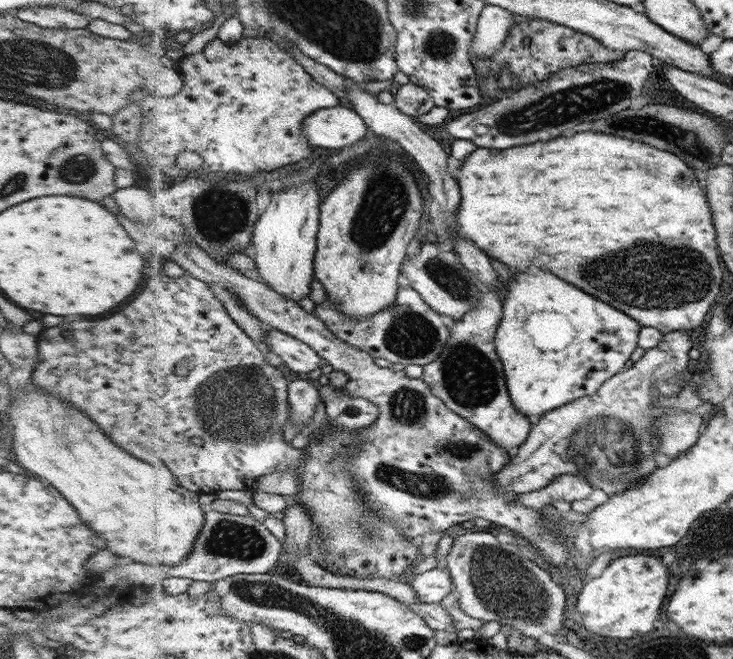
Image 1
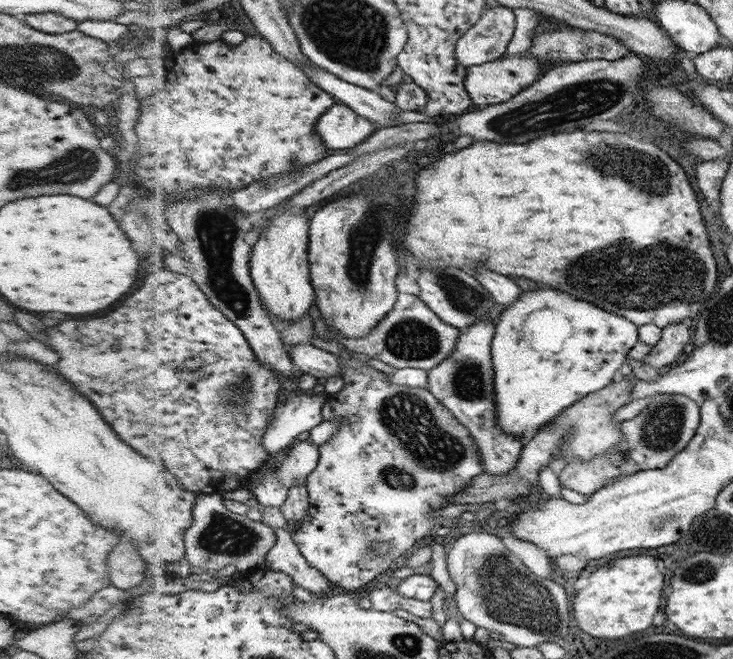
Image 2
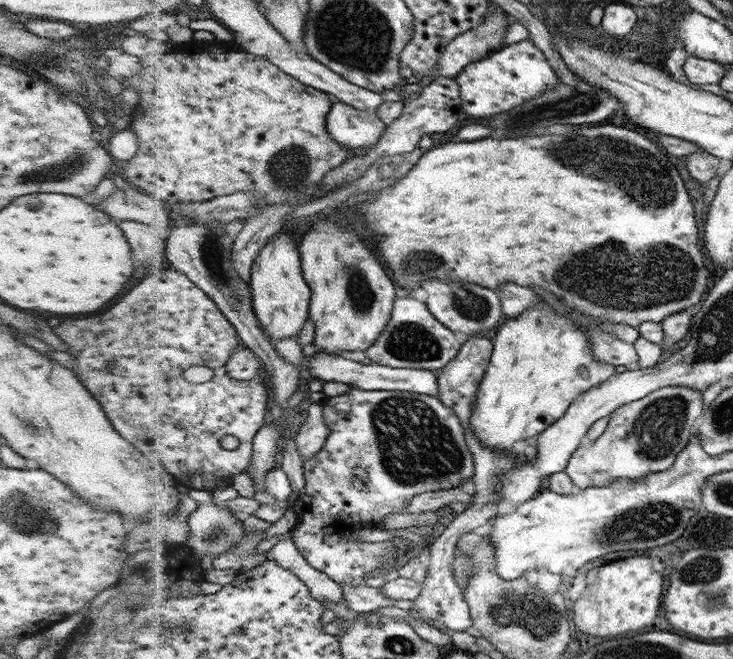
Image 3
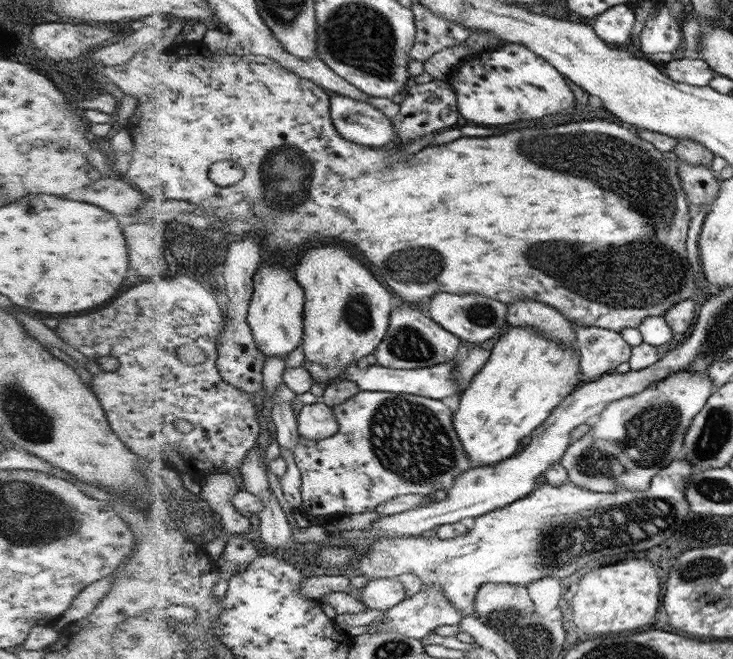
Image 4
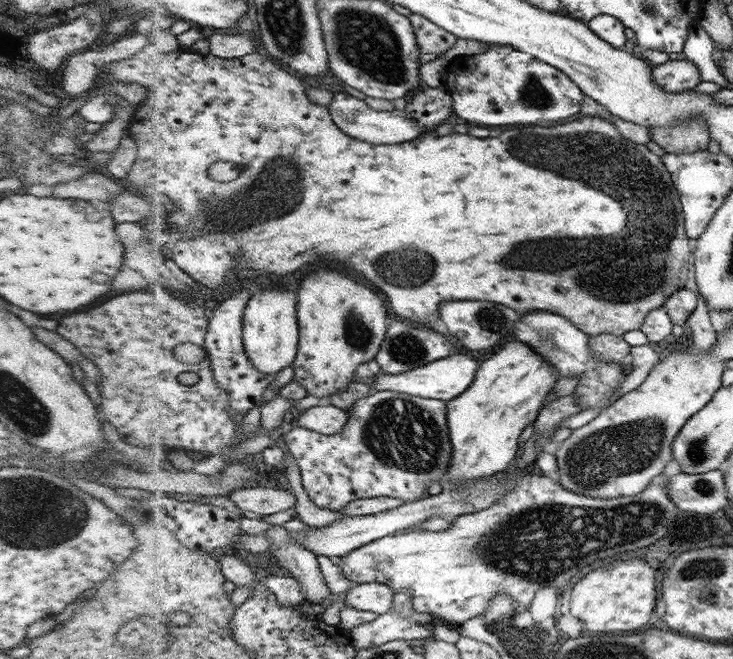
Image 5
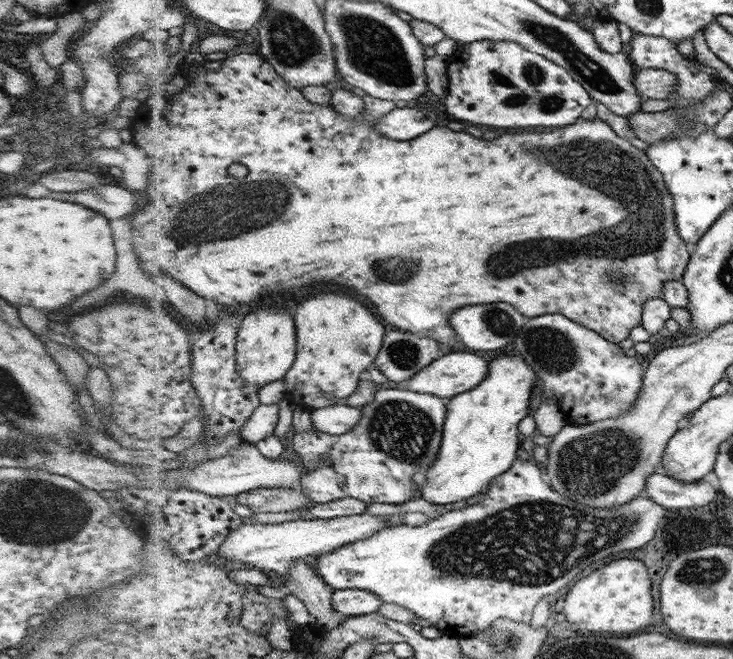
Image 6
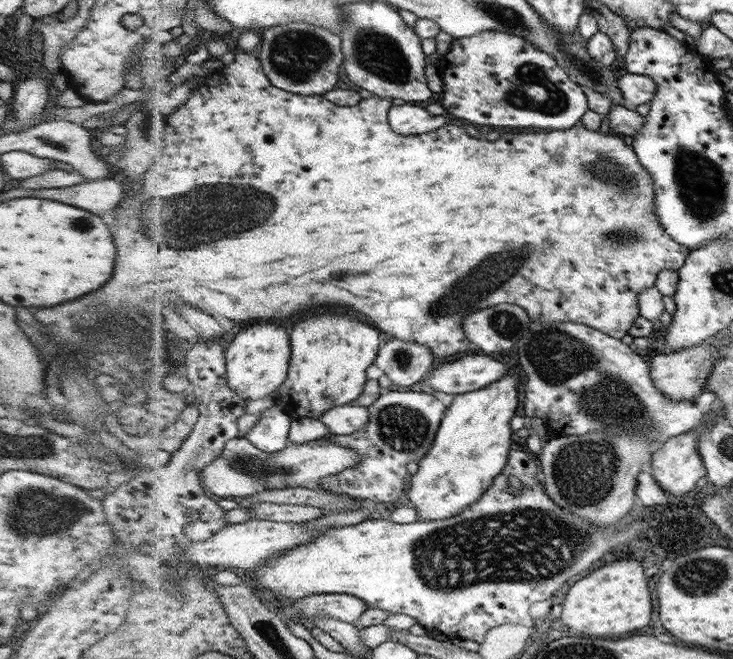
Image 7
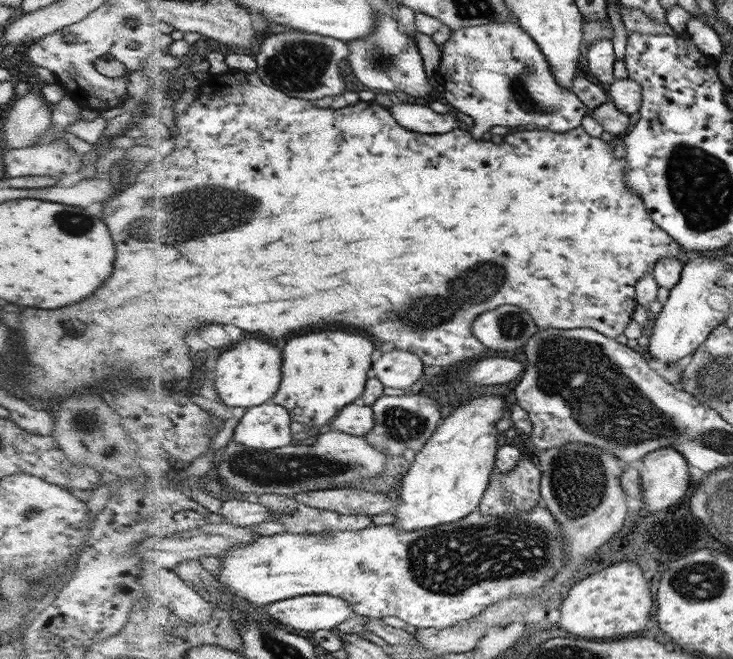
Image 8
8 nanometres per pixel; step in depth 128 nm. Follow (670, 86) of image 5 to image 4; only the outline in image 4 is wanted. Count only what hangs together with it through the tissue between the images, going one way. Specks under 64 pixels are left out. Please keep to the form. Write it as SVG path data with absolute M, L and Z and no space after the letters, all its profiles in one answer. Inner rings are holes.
M702 59L672 60L666 64L663 72L675 82L688 84L691 86L704 87L715 76L715 72Z

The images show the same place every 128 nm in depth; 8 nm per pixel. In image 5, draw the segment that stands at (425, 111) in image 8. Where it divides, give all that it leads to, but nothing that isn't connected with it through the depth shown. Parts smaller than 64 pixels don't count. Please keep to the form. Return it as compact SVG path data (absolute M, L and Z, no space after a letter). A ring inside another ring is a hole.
M346 92L336 94L330 108L335 121L348 134L374 144L399 145L400 143L408 143L424 132L424 127L420 127L420 123L416 122L416 119L410 118L404 110L374 110L364 100Z

